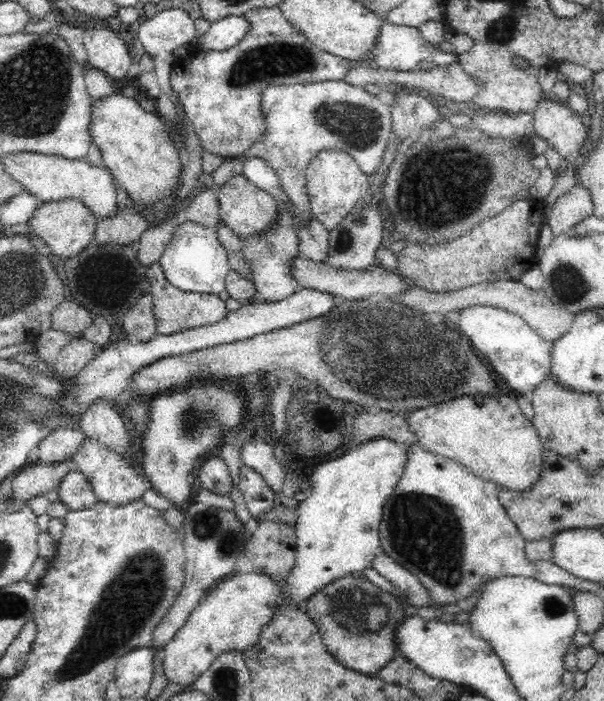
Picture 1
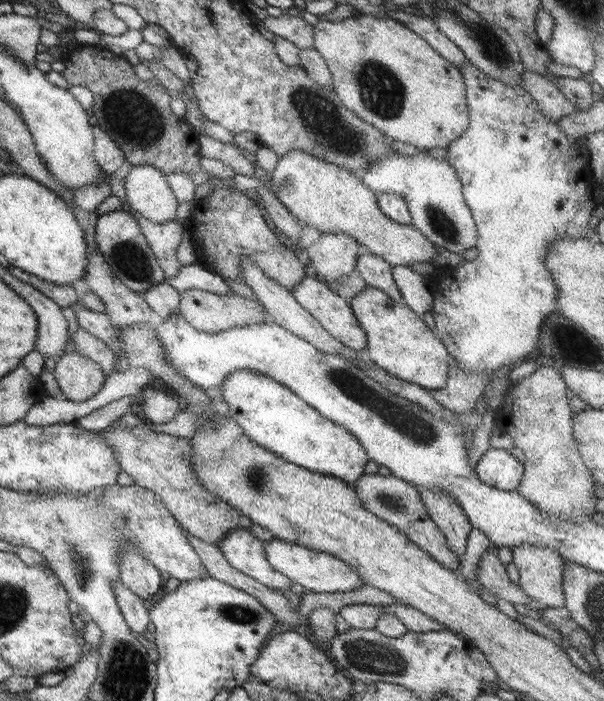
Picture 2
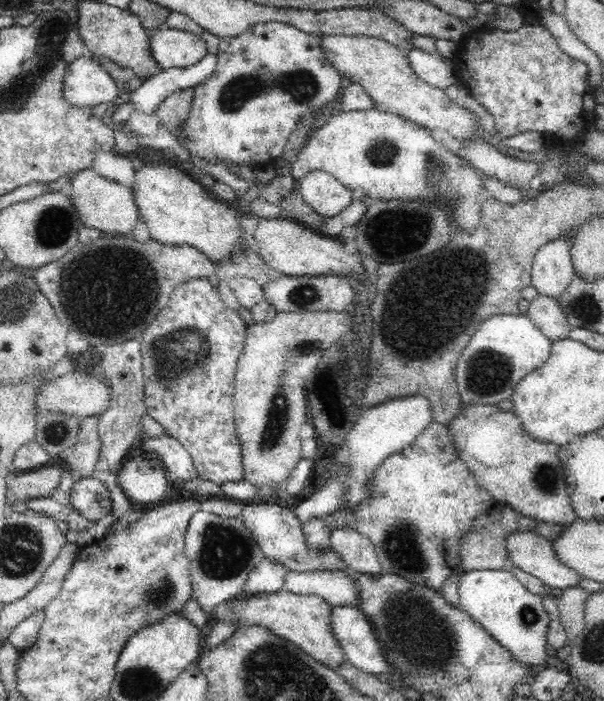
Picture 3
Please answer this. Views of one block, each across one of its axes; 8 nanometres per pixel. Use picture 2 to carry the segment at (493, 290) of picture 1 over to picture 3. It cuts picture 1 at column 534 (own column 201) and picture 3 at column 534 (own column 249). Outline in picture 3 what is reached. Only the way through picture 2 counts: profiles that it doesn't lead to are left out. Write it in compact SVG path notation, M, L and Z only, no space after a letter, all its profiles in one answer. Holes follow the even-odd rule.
M549 296L530 302L526 315L552 343L566 339L572 327L560 301Z

